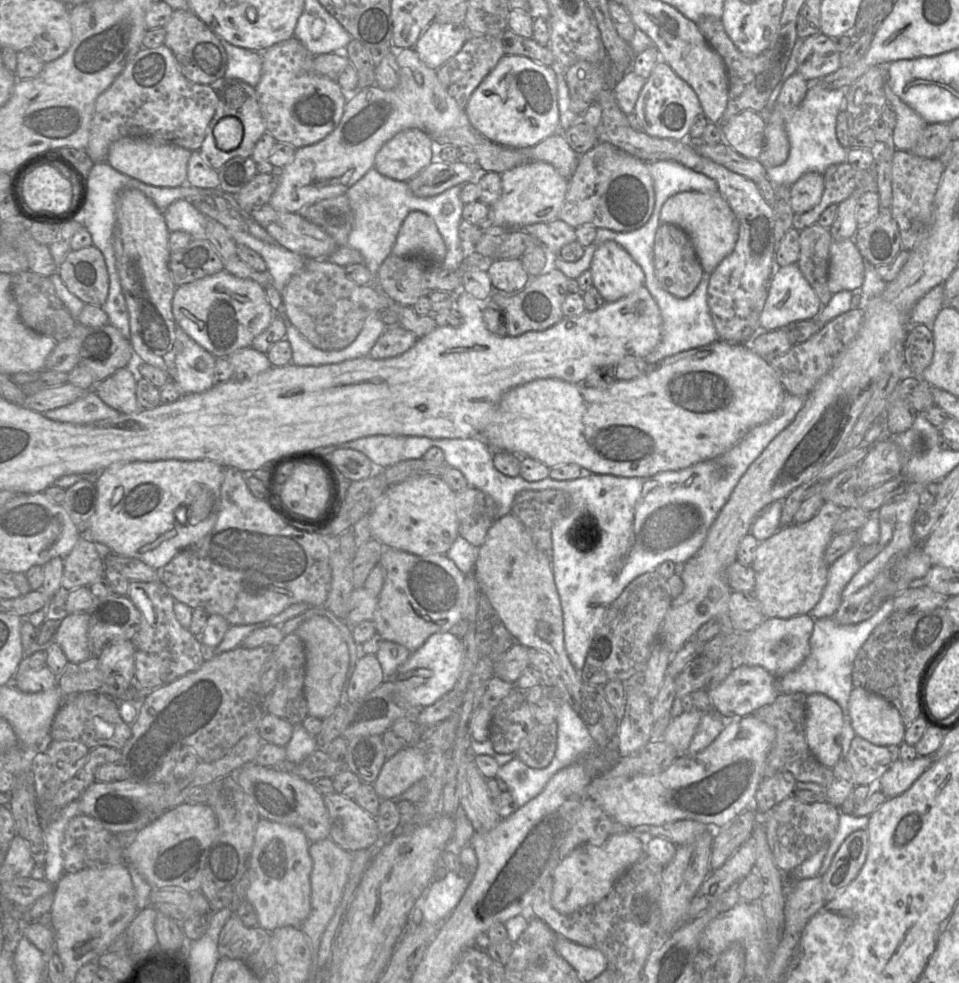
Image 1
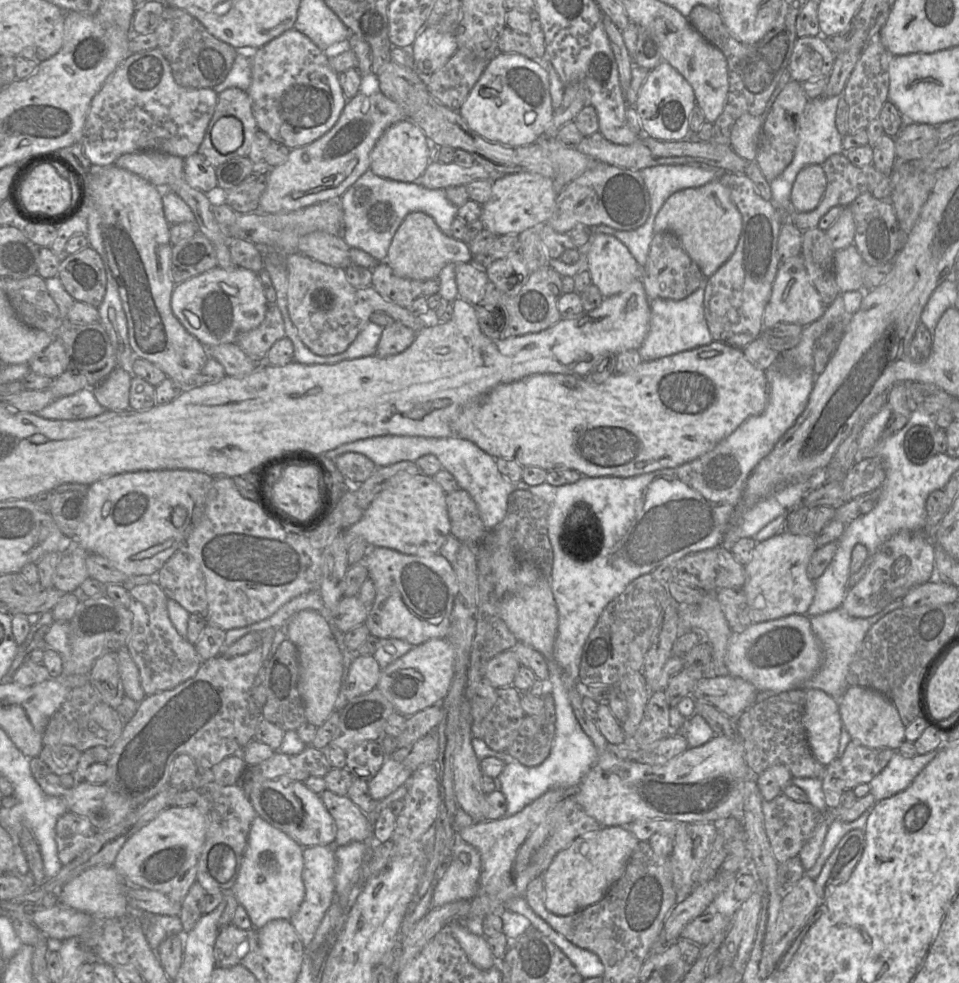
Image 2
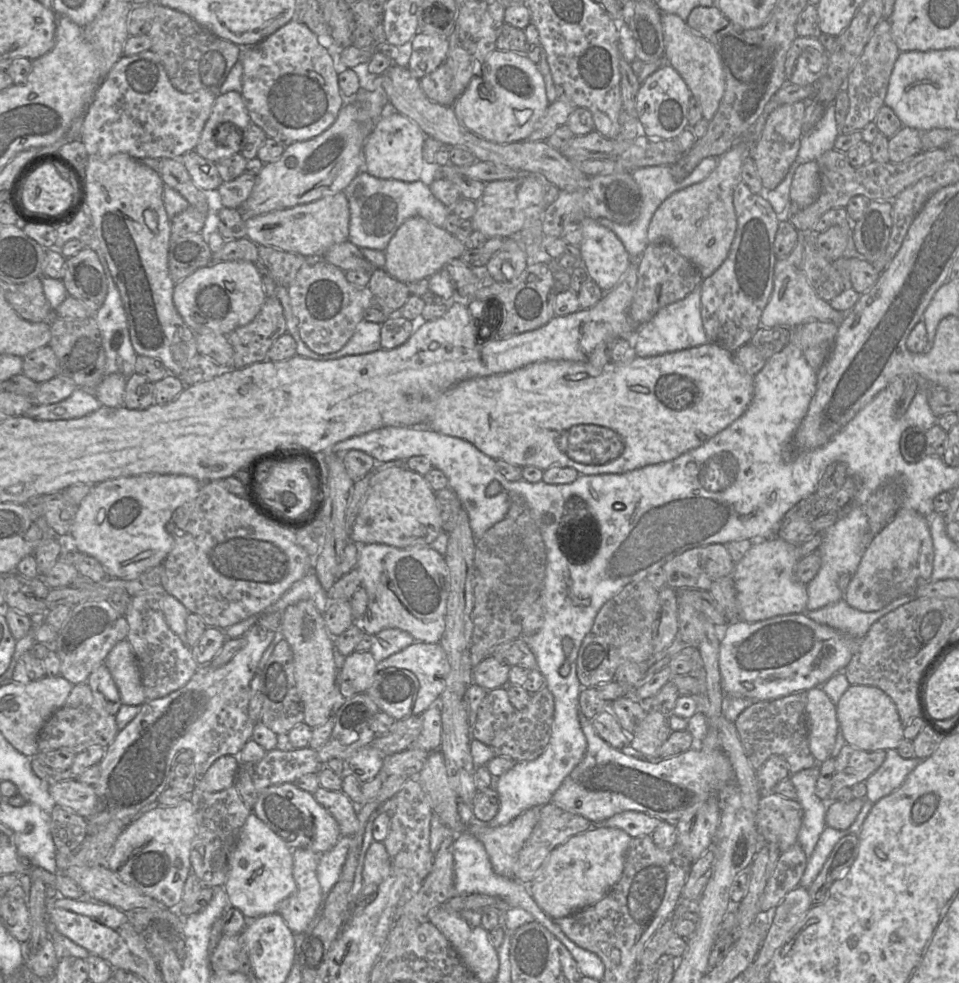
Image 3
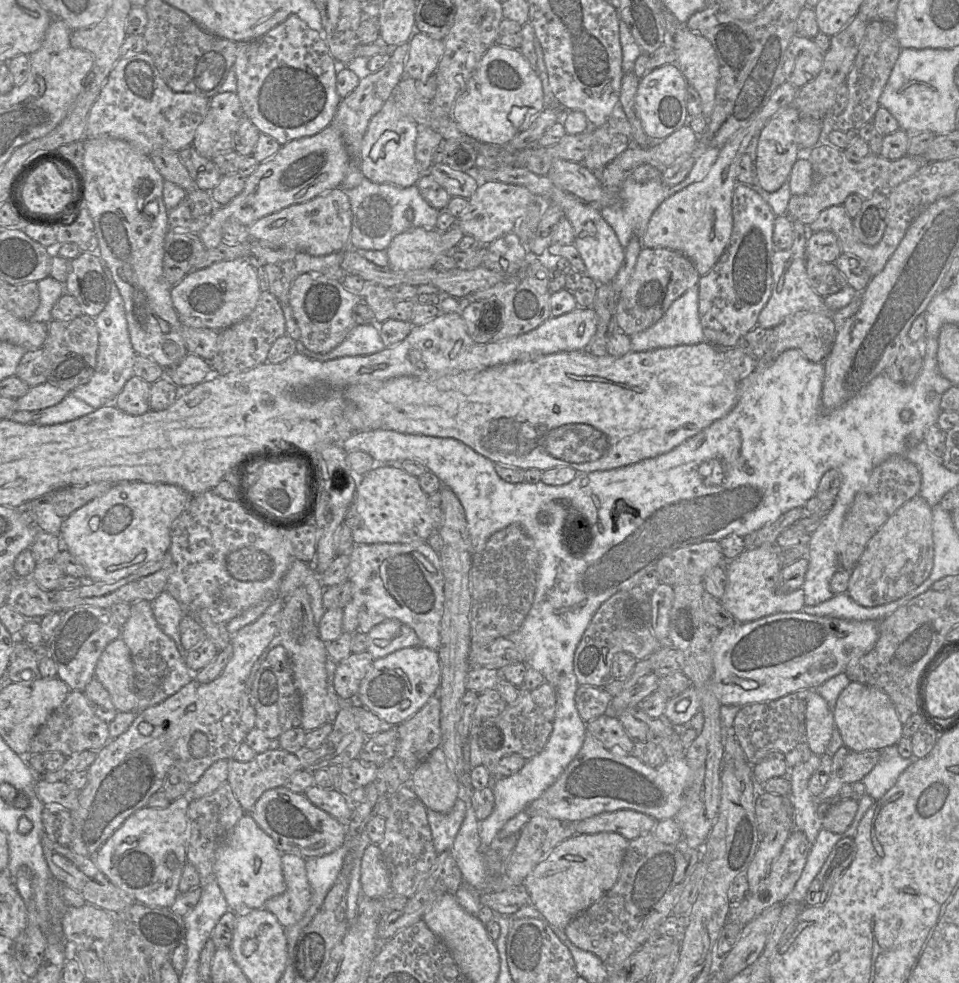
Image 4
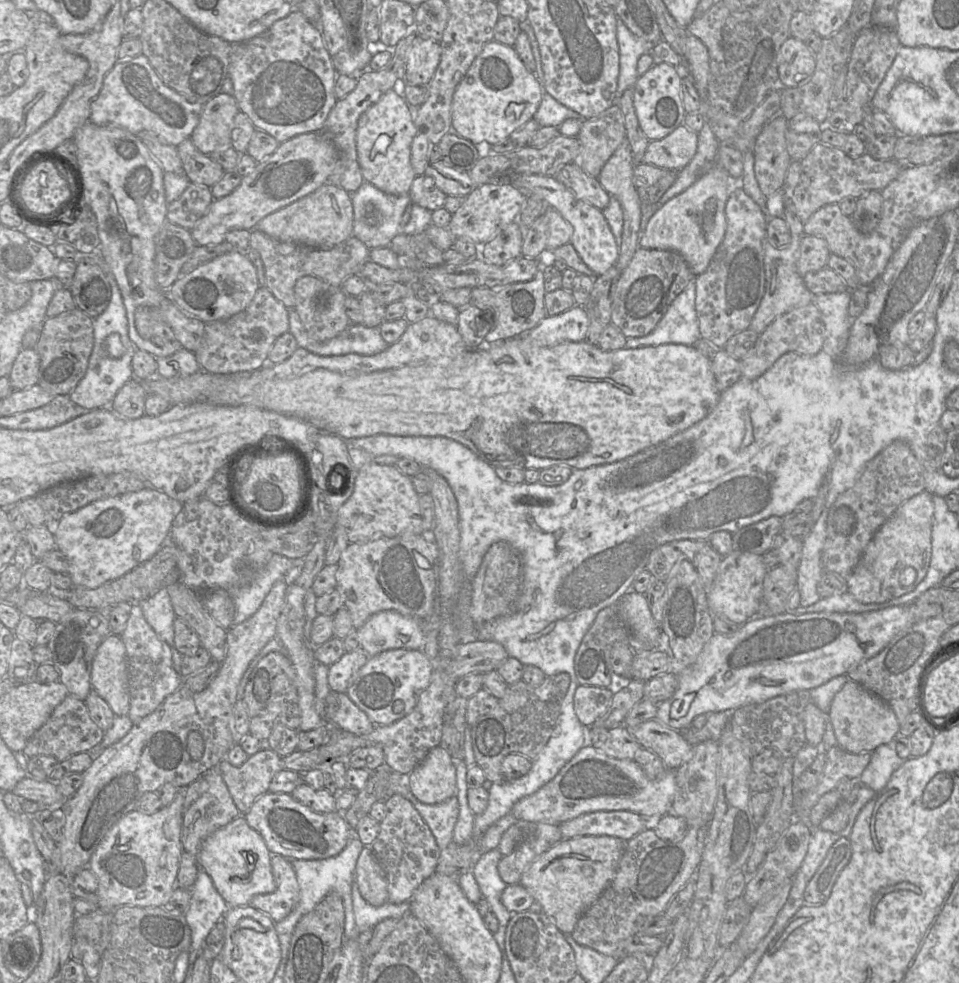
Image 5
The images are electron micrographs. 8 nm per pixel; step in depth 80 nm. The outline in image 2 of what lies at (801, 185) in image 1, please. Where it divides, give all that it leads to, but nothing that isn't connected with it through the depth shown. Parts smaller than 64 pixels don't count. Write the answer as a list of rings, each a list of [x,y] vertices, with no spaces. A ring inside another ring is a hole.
[[[819,164],[805,166],[796,176],[790,194],[790,209],[810,212],[820,203],[826,190],[826,176]]]

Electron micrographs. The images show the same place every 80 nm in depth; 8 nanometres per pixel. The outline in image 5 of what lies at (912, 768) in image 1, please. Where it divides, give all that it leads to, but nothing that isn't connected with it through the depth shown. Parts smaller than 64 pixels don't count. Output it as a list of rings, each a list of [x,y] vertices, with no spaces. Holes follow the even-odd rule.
[[[896,740],[877,747],[871,755],[871,760],[859,777],[862,785],[875,792],[880,792],[888,784],[892,774],[905,761],[896,752]]]

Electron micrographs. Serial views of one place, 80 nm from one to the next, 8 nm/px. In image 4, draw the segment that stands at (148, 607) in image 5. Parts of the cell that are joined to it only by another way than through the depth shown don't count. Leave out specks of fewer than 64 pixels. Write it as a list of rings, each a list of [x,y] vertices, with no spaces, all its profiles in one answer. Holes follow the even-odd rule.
[[[165,590],[152,600],[151,604],[159,627],[174,640],[179,653],[185,657],[186,650],[181,644],[179,632],[179,623],[185,614],[185,608]]]

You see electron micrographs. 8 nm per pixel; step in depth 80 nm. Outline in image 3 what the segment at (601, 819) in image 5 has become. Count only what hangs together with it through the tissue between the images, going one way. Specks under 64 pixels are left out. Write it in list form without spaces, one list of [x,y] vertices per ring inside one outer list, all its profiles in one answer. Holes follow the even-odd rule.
[[[627,810],[594,826],[619,828],[624,830],[632,838],[637,838],[644,835],[651,835],[661,822],[662,820],[659,818],[651,817],[641,812]]]

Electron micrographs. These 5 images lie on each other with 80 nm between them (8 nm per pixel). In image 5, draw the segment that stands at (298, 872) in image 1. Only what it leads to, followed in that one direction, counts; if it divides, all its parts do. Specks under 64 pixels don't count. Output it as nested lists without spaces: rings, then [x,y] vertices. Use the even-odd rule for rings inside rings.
[[[242,814],[204,840],[196,856],[196,861],[198,866],[210,876],[216,890],[230,908],[249,905],[255,895],[275,891],[276,885],[272,874],[270,856],[271,852],[268,850],[264,839],[248,825]]]

